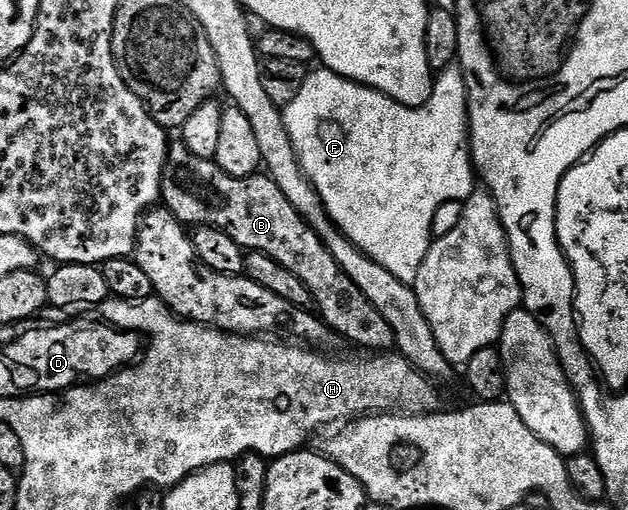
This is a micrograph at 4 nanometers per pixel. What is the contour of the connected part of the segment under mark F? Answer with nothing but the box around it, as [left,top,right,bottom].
[282,64,476,284]

